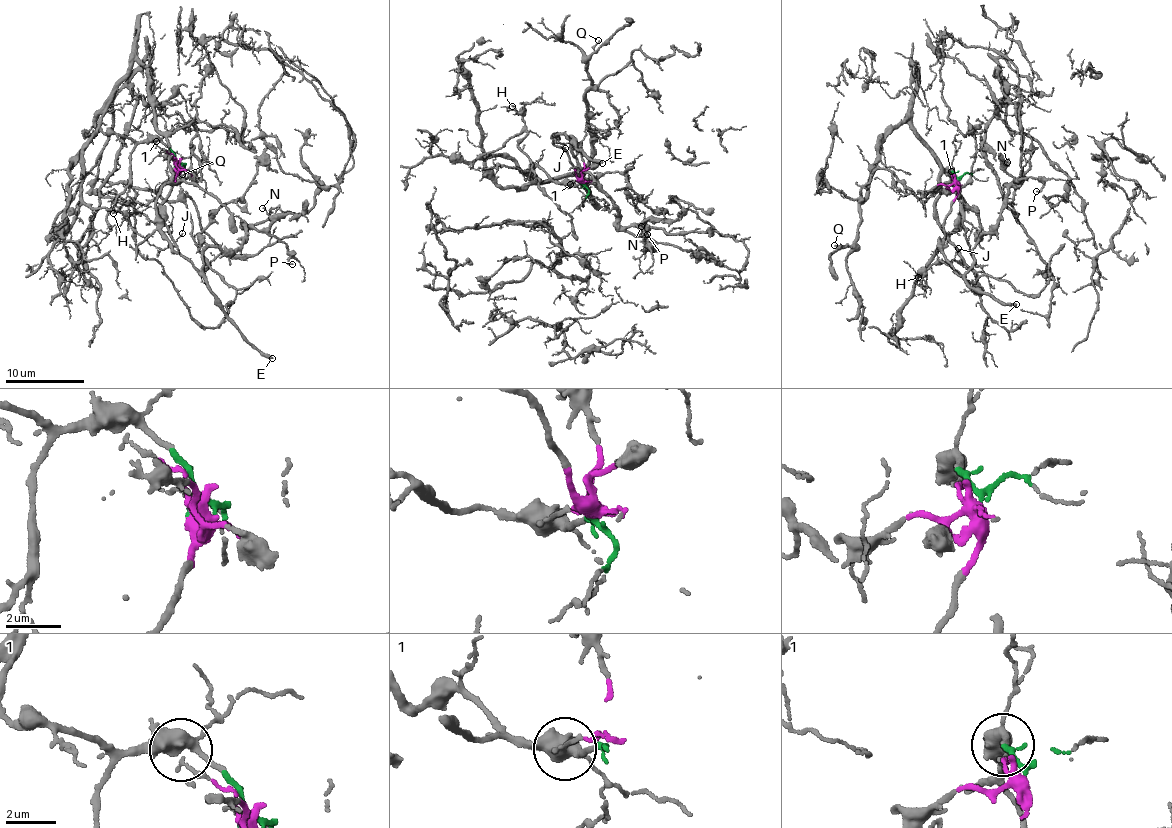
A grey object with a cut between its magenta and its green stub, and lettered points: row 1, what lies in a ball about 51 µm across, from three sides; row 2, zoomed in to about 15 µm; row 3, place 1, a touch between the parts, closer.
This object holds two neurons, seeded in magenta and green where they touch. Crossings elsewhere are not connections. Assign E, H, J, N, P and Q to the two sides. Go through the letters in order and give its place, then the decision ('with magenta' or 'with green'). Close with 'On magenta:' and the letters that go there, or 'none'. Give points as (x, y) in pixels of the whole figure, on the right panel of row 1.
E: (1016, 304) | with magenta
H: (918, 277) | with green
J: (958, 248) | with magenta
N: (1007, 162) | with magenta
P: (1036, 191) | with magenta
Q: (834, 245) | with green
On magenta: E, J, N, P

